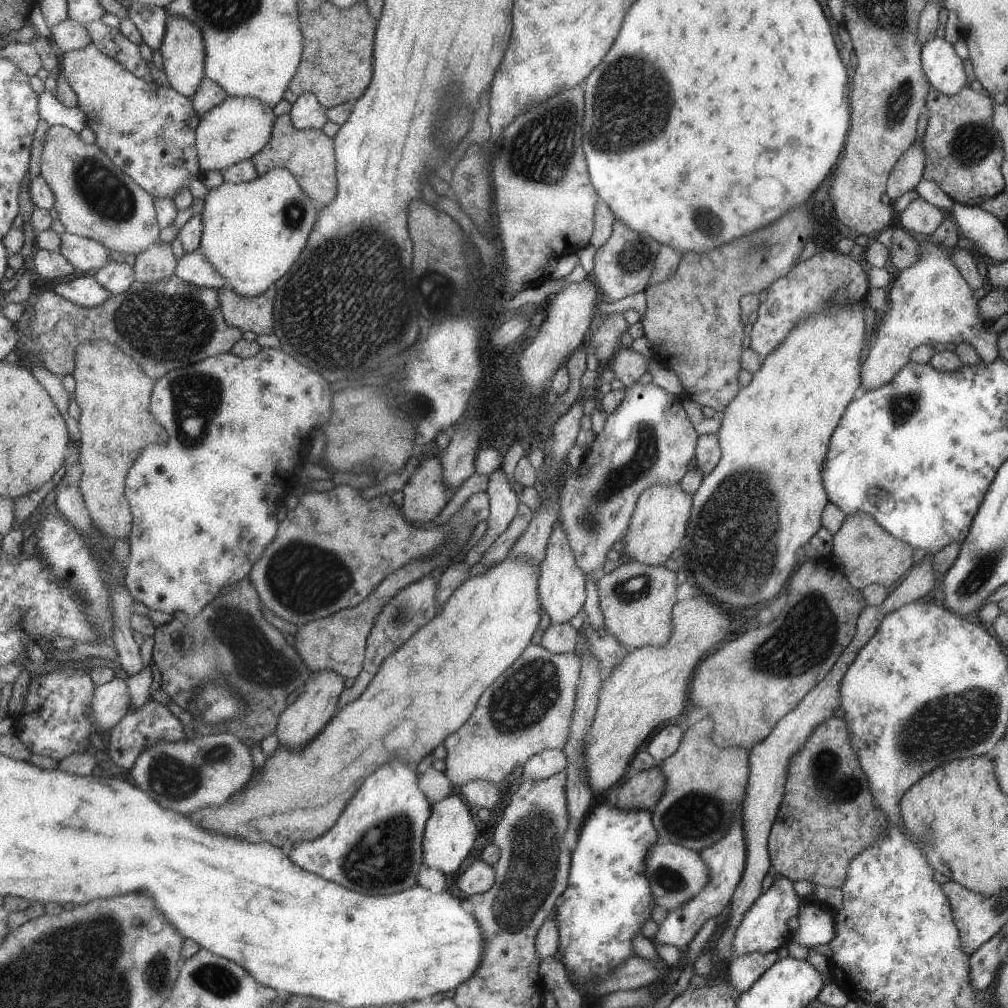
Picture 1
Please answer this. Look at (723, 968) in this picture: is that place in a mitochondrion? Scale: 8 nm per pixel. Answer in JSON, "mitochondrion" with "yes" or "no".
{"mitochondrion":"no"}

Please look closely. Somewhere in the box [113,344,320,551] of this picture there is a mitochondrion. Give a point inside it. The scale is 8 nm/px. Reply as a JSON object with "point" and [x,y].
{"point":[196,396]}

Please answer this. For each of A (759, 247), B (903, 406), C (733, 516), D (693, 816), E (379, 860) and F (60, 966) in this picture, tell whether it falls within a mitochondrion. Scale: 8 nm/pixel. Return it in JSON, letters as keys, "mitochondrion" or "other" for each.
{"A":"mitochondrion","B":"mitochondrion","C":"mitochondrion","D":"mitochondrion","E":"mitochondrion","F":"mitochondrion"}

